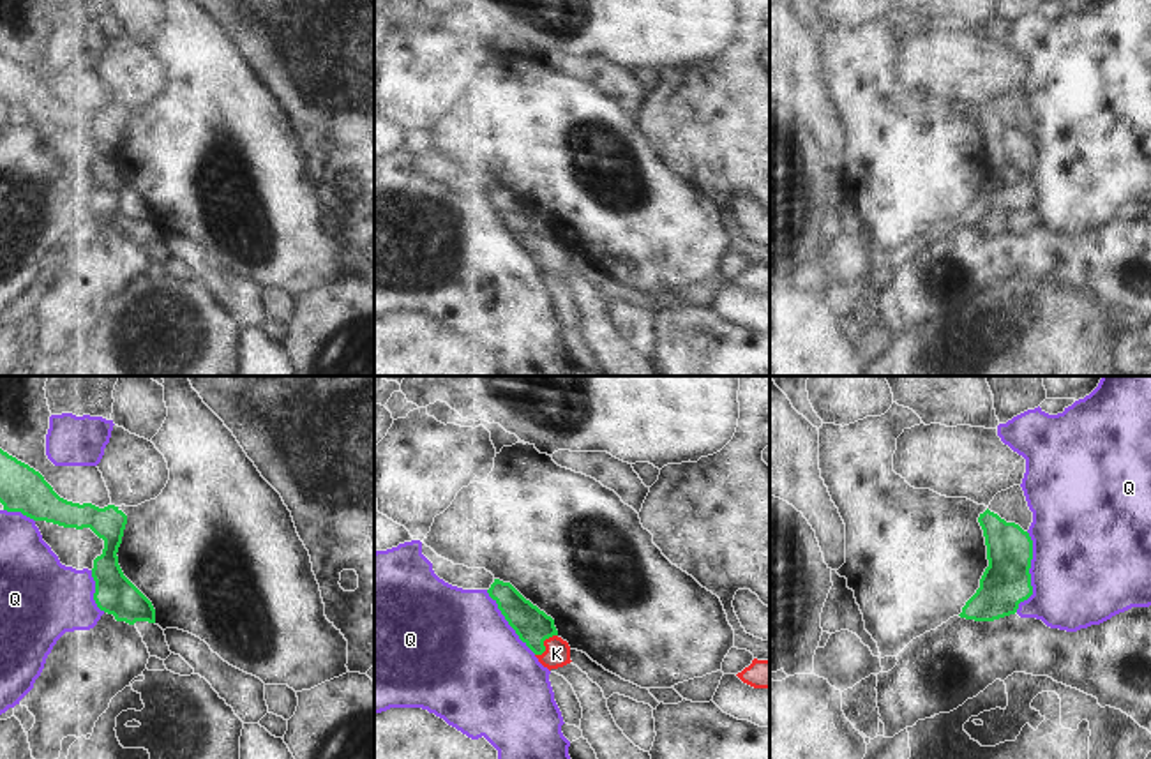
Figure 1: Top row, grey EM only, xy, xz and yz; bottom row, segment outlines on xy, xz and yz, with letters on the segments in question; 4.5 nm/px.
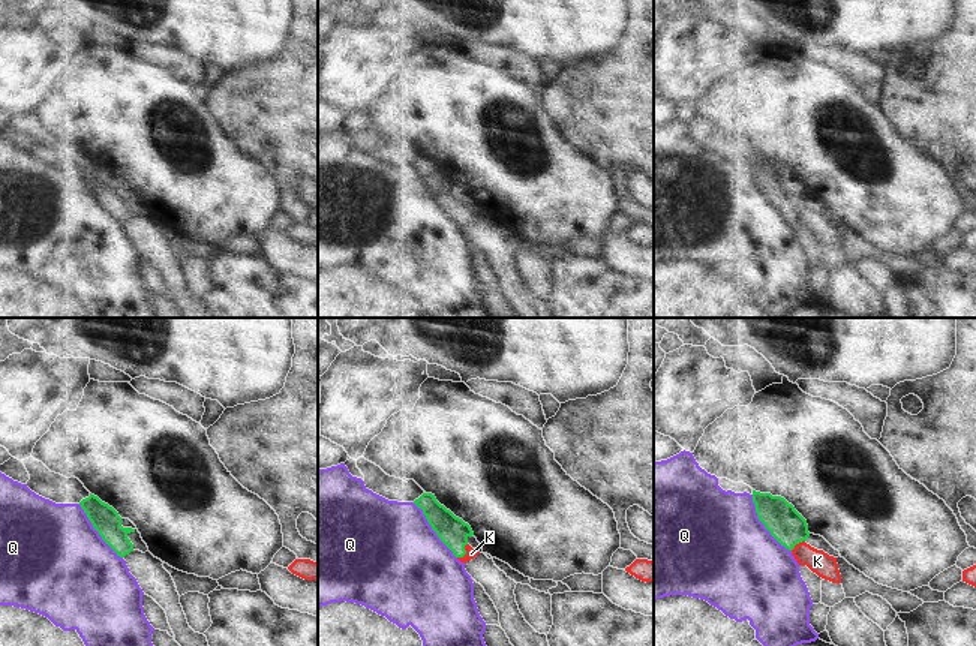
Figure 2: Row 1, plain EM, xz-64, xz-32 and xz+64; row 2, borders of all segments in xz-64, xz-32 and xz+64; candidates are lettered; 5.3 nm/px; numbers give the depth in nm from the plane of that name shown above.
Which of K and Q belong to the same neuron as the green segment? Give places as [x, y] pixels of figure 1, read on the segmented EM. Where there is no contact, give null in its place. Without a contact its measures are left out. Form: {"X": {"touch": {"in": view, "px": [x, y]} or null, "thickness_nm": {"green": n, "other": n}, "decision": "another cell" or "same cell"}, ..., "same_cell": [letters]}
{"K": {"touch": {"in": "xz", "px": [542, 645]}, "thickness_nm": {"green": 160, "other": 120}, "decision": "same cell"}, "Q": {"touch": {"in": "yz", "px": [1028, 572]}, "thickness_nm": {"green": 220, "other": 480}, "decision": "another cell"}, "same_cell": ["K"]}

